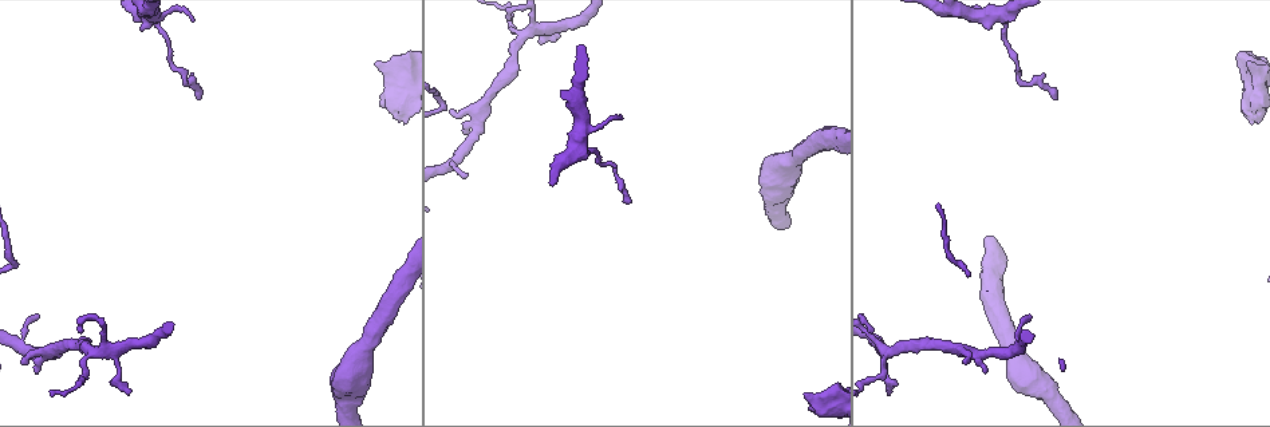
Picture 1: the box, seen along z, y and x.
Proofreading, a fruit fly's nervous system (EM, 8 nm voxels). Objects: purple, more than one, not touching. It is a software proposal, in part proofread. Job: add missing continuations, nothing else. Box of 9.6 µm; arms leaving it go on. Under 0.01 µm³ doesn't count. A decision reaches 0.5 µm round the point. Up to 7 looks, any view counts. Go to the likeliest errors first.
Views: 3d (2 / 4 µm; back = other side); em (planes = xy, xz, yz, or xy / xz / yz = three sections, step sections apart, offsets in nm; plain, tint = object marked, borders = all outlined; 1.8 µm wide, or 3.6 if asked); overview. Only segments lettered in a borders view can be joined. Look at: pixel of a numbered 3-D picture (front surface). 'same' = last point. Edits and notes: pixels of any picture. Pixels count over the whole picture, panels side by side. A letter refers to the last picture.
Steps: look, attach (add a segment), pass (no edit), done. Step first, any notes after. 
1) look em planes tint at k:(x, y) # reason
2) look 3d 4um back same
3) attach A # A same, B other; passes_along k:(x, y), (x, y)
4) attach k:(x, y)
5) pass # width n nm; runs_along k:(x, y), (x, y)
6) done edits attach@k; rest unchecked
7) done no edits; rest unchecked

look 3d 2um at 1:(1253, 122) # branch stops here

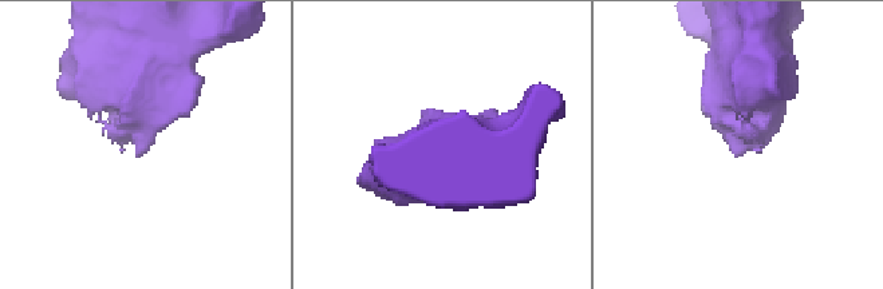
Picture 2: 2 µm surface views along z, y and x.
look em yz step 8 borders at 2:(135, 156)

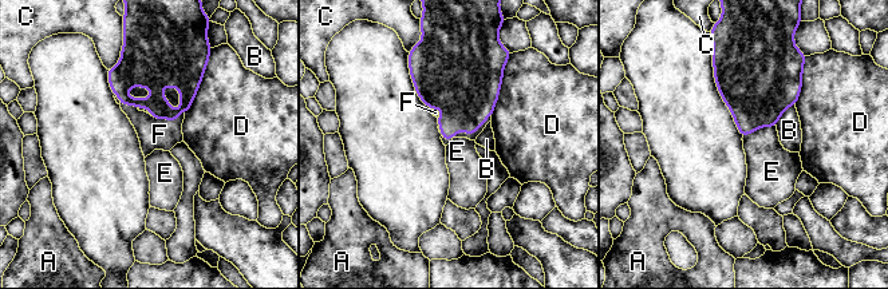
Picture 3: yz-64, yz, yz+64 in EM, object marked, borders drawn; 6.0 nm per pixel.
look em planes borders same

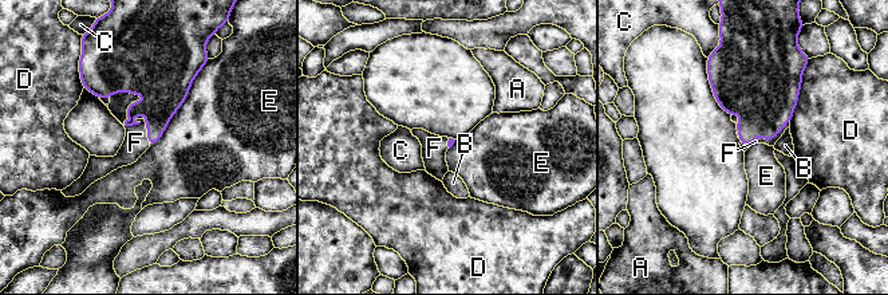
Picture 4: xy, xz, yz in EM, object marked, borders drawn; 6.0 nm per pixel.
attach F # longest_contact E 550 nm; A other, B other, C other, D other, E other, F same; it goes on there

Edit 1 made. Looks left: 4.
look overview # see it whole again

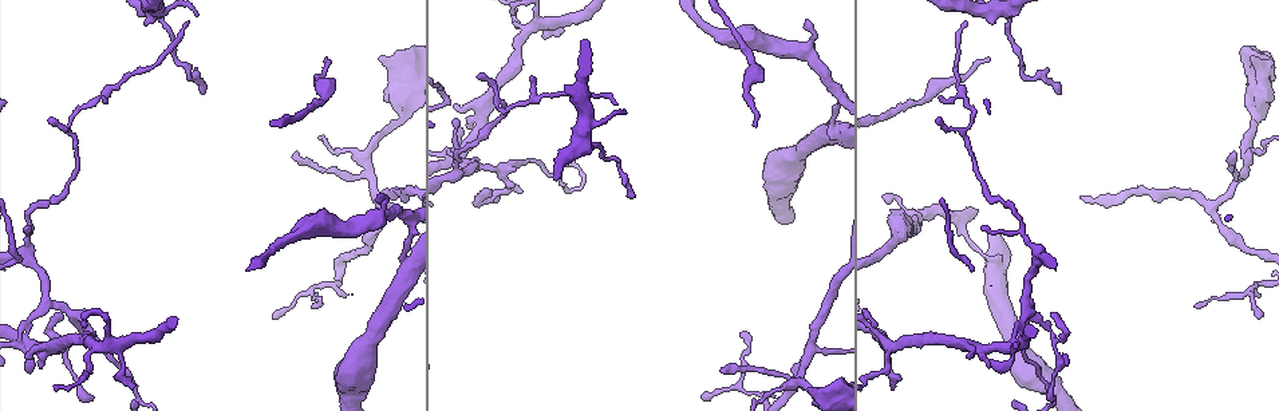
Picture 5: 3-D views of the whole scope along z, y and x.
look 3d 2um at 5:(454, 108) # an open end

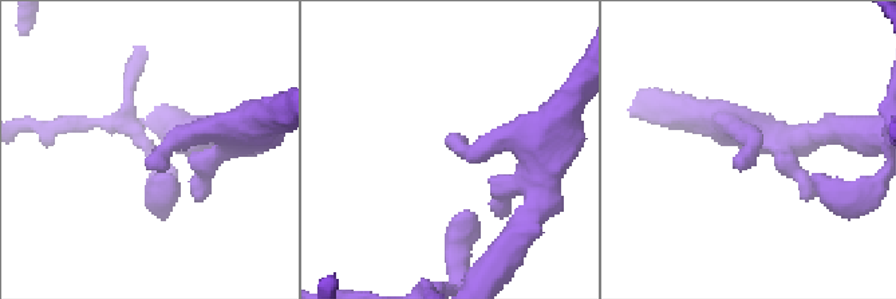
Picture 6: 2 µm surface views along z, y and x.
look em planes borders at 6:(449, 137)

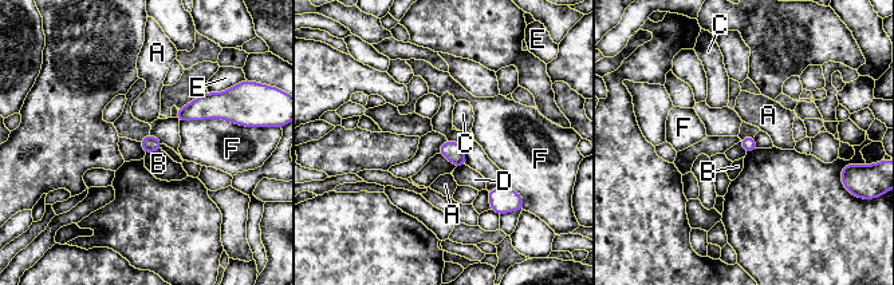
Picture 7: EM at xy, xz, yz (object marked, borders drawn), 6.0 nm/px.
pass # longest_contact F 340 nm; A other, B other, C other, D other, E other, F other; no lettered segment goes on from it

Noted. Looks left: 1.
look em planes borders at 5:(133, 388) # free end

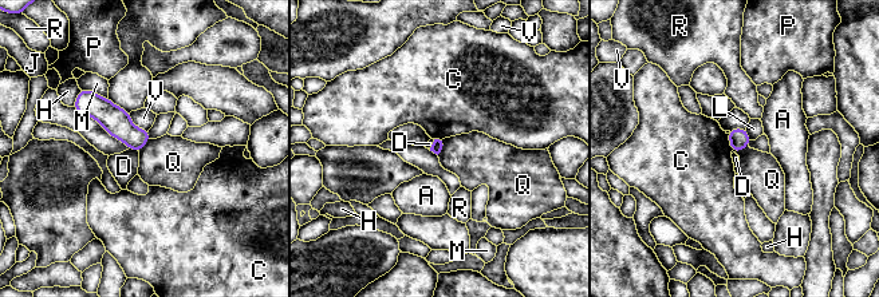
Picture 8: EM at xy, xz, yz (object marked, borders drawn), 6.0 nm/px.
pass # A other, C other, D other, H other, J other, L other, M other, P other, Q other, R other, V other; border 8:(748, 145), (738, 151), (732, 151); none of them fits

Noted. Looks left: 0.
done edits attach@4; rest unchecked

